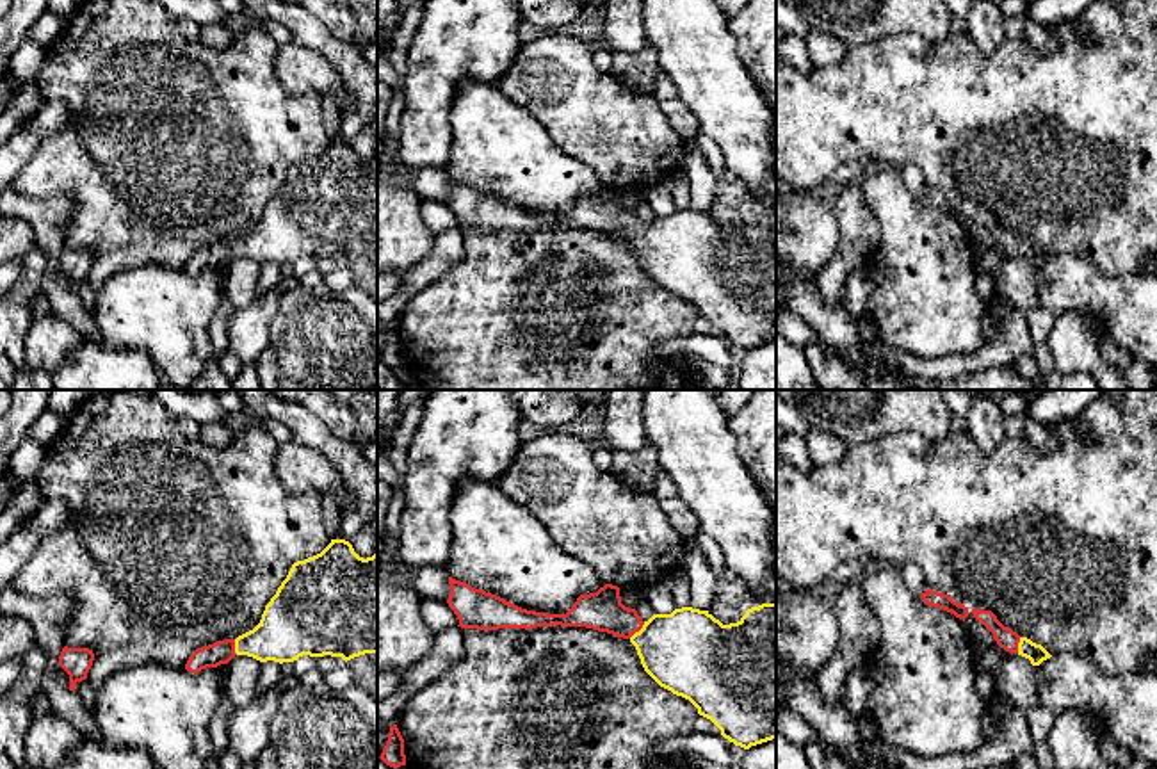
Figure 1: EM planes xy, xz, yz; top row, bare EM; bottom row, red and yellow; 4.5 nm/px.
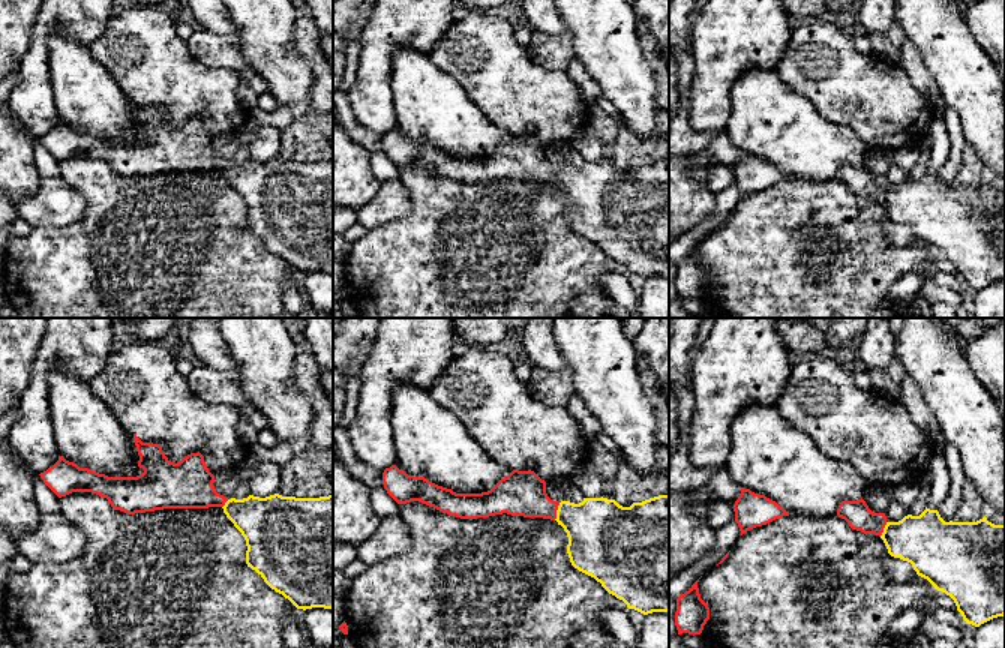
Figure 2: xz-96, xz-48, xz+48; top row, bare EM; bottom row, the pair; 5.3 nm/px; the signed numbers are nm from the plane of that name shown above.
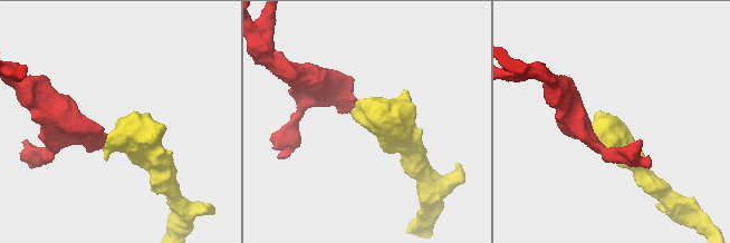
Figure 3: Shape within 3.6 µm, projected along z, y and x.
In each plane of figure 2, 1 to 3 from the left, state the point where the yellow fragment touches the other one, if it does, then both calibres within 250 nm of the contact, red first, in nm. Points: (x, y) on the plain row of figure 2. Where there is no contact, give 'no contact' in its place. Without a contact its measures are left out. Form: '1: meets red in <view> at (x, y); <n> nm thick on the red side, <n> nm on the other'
1: meets red in xz-96 at (224, 168); 260 nm thick on the red side, 280 nm on the other
2: meets red in xz-48 at (555, 176); 240 nm thick on the red side, 340 nm on the other
3: meets red in xz+48 at (882, 194); 140 nm thick on the red side, 300 nm on the other

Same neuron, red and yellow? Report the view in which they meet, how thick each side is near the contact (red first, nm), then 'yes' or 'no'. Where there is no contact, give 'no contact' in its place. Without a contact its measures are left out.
meets red in xz; 180 nm thick on the red side, 380 nm on the other; yes

